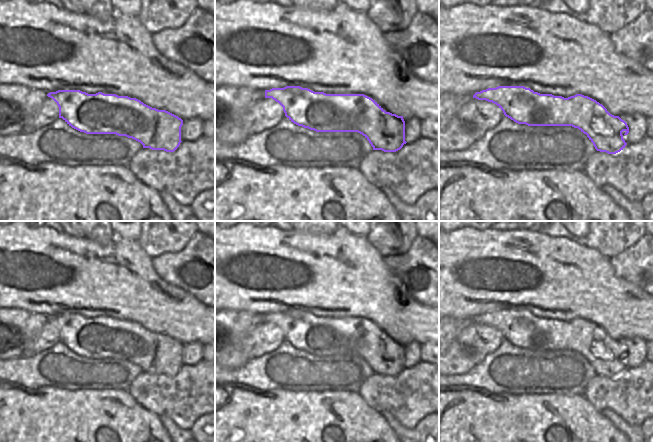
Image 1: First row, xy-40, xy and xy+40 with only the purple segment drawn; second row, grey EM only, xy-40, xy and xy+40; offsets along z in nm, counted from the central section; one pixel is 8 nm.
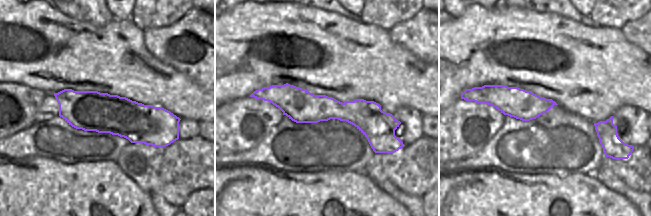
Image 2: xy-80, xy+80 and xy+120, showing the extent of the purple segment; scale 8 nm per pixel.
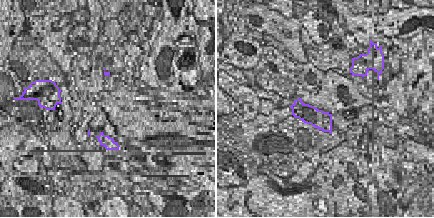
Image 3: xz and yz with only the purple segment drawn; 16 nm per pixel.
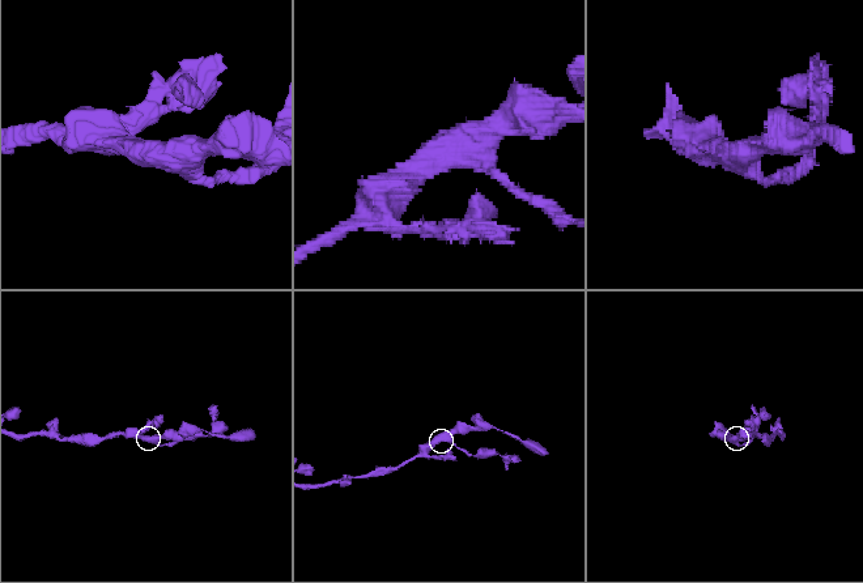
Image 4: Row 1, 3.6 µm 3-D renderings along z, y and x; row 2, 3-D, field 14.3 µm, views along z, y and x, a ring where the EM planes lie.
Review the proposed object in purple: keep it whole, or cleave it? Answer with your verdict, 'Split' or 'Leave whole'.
Leave whole.

